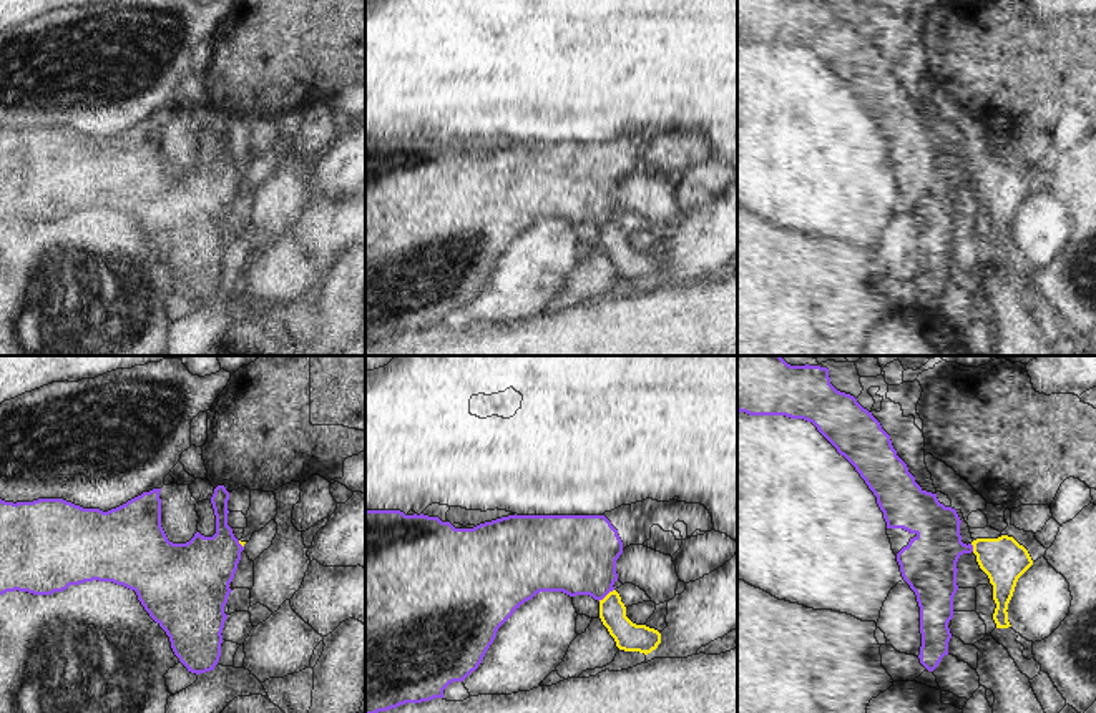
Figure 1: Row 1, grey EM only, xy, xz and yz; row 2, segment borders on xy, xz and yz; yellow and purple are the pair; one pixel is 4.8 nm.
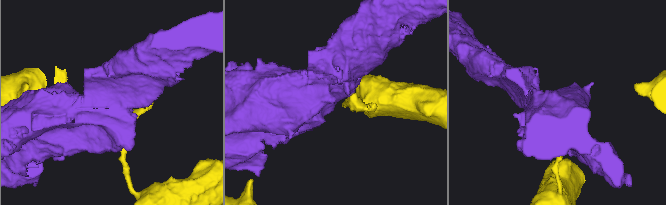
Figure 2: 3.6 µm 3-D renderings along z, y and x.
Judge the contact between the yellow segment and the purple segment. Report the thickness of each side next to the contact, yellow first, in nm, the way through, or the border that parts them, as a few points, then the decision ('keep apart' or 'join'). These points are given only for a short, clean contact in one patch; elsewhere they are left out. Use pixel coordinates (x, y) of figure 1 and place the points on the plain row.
calibres 140 and 380 nm; border xz (613, 216), (598, 228); keep apart

